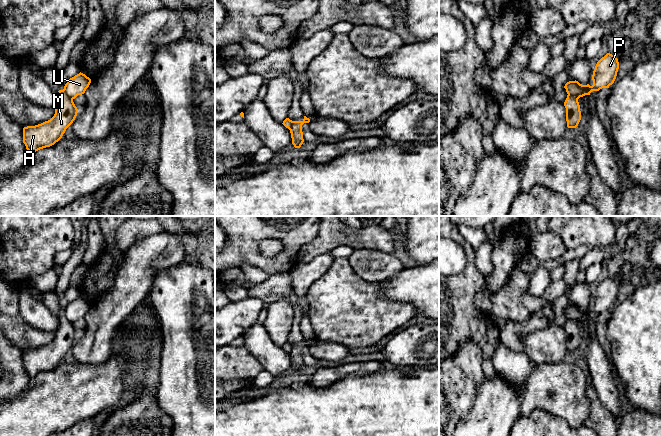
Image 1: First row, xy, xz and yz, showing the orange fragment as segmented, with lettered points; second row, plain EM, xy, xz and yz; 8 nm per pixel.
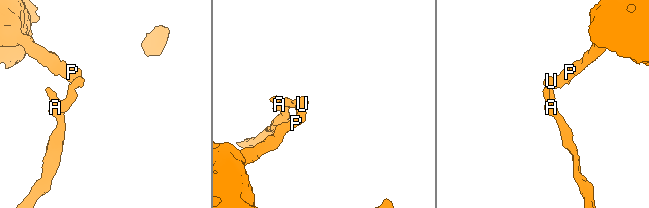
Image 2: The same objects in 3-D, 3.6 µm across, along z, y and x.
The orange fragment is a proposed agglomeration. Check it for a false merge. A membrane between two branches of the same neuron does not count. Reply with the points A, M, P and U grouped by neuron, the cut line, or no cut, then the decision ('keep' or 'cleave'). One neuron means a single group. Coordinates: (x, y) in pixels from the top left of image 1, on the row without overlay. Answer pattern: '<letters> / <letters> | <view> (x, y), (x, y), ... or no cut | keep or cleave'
A M / P U | xy (63, 313), (72, 324) | cleave

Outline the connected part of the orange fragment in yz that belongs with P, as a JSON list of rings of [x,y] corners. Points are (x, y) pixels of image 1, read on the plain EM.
[[[607,277],[596,288],[593,295],[593,309],[582,309],[578,305],[569,305],[565,308],[567,318],[574,320],[576,323],[585,319],[590,319],[592,315],[599,315],[602,312],[609,312],[616,303],[619,293],[618,283]]]

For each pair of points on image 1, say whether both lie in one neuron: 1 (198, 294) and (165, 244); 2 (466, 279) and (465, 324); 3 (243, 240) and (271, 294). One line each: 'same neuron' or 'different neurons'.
1: different neurons
2: same neuron
3: different neurons

